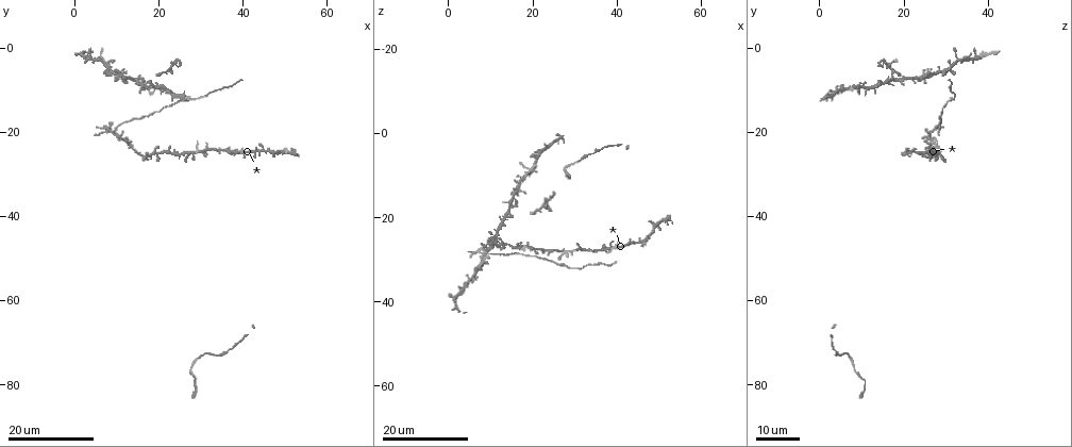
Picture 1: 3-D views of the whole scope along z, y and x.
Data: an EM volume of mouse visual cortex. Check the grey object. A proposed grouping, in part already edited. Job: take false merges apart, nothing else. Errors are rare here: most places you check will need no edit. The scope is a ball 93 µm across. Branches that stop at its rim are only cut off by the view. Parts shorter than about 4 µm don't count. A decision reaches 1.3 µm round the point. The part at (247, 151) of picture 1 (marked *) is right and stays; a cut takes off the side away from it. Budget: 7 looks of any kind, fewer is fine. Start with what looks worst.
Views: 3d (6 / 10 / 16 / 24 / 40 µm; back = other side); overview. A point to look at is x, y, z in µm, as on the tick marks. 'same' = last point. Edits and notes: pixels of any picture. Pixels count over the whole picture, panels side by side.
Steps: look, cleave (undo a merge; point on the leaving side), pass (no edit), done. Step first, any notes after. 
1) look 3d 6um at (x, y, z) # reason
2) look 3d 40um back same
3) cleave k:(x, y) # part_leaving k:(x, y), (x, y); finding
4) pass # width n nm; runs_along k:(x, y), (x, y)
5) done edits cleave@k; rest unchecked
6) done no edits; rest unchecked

look 3d 24um at (11.5, 6.5, 24.5) # four or more arms meet

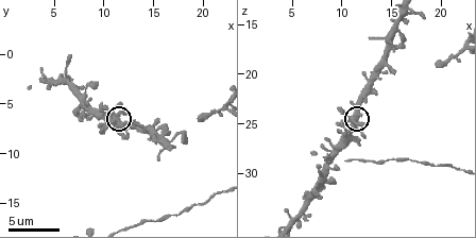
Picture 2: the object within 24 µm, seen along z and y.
look 3d 10um same

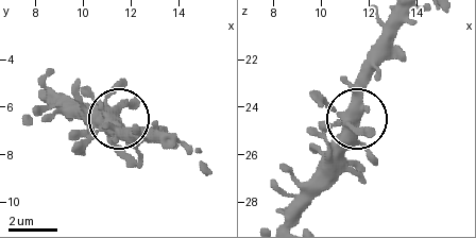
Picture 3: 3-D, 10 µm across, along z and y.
pass # width 430 nm; one neuron here

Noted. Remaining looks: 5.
look 3d 24um at (8.0, 18.5, 27.0) # four-way junction

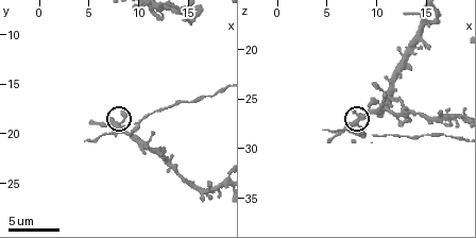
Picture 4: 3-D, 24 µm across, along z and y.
look 3d 10um at (7.8, 19.2, 27.6)

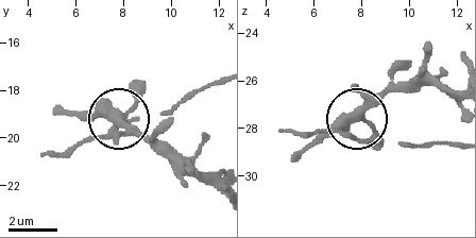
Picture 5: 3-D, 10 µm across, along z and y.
pass # arms 4; runs_along 5:(219, 191), (116, 120), (56, 113); one neuron here

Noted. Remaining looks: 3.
look 3d 10um at (16.0, 7.2, 16.8)

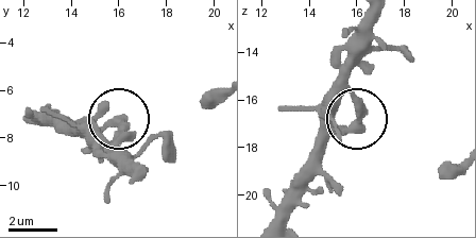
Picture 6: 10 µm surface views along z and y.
pass # continuous, no second neuron

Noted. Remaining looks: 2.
done no edits; rest unchecked

